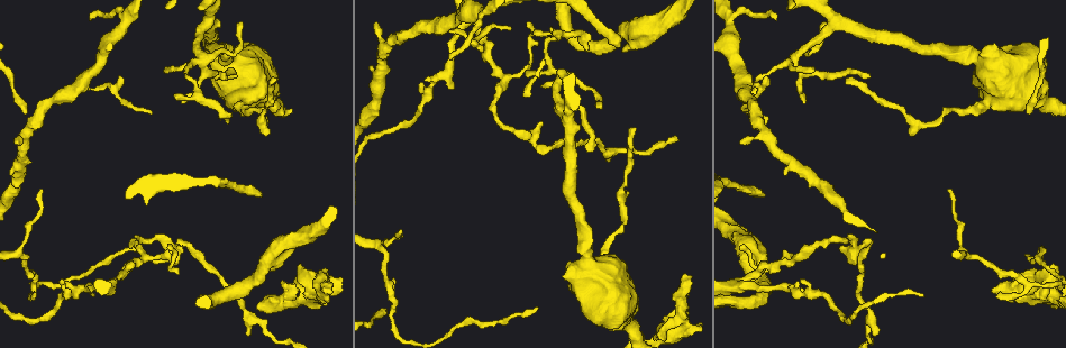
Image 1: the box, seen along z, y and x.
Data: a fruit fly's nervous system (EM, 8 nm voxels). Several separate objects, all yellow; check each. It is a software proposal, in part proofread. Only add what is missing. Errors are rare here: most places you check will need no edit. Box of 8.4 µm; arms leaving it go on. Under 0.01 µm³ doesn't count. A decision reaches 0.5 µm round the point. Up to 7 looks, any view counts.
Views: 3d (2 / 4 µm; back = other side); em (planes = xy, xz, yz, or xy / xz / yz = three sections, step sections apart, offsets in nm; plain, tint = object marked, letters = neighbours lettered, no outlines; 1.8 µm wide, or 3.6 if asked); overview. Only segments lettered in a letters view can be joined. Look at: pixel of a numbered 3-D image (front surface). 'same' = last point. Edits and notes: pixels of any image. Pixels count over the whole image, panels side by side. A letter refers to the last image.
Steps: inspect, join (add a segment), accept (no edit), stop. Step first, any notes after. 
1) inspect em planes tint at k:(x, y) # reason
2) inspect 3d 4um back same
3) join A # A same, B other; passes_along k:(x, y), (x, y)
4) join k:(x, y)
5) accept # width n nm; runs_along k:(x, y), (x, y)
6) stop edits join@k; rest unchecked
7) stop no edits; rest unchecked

inspect em planes letters at 1:(814, 67) # thin end

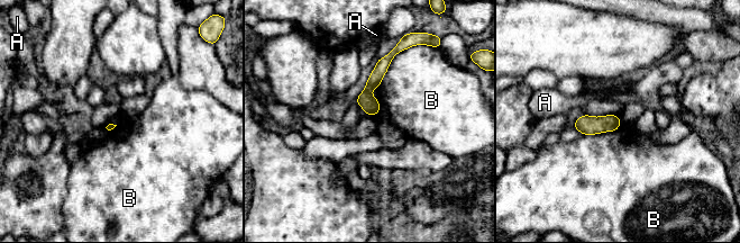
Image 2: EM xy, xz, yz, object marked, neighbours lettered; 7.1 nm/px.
accept # A other, B other; runs_along 2:(390, 56), (368, 89), (371, 111); no lettered segment goes on from it

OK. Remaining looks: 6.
inspect 3d 4um at 1:(258, 194) # an open end

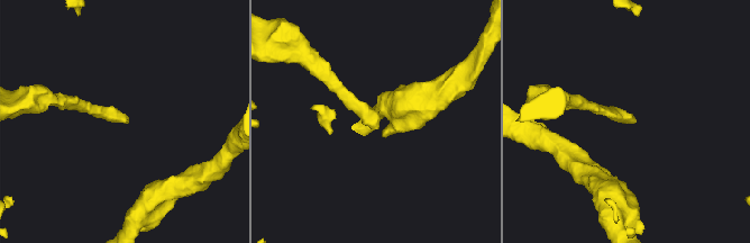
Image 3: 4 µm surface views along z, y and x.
inspect em planes letters at 3:(376, 125) # need the tissue

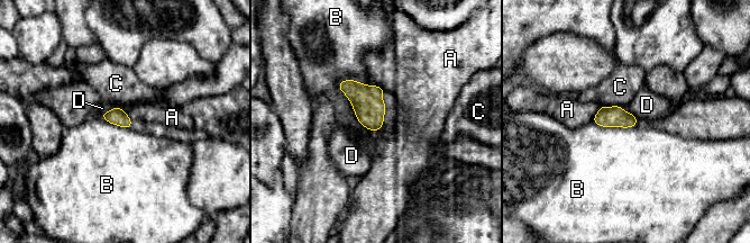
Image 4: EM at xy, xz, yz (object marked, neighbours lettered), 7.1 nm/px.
accept # longest_contact B 460 nm; A other, B other, C other, D other; border 4:(340, 80), (356, 118), (378, 131); none of them fits

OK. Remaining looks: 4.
inspect 3d 2um at 1:(806, 281) # tapers out

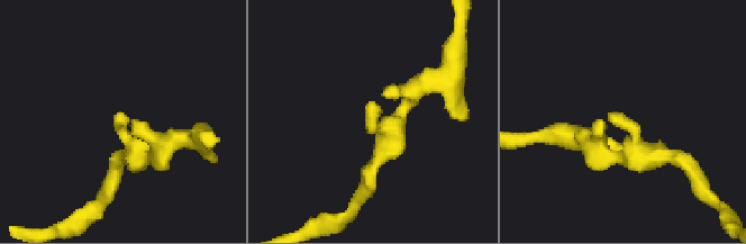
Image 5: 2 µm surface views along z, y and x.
inspect em planes plain at 5:(367, 114)

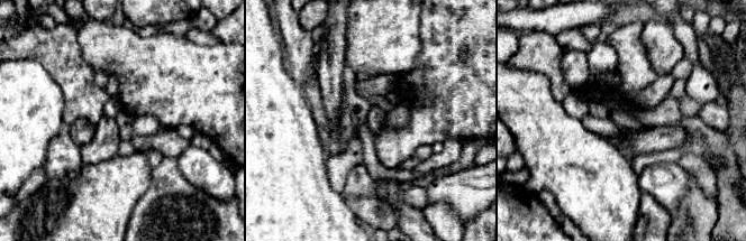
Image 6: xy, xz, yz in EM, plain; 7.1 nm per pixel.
inspect em planes letters same # what lies round it

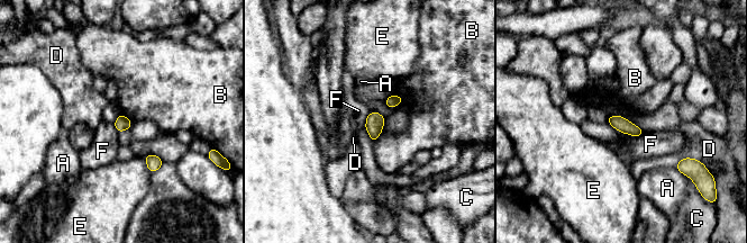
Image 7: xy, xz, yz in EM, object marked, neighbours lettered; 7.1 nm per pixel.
accept # width 100 nm; A other, B other, C other, D other, E other, F other; no lettered segment goes on from it

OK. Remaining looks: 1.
stop no edits; rest unchecked

